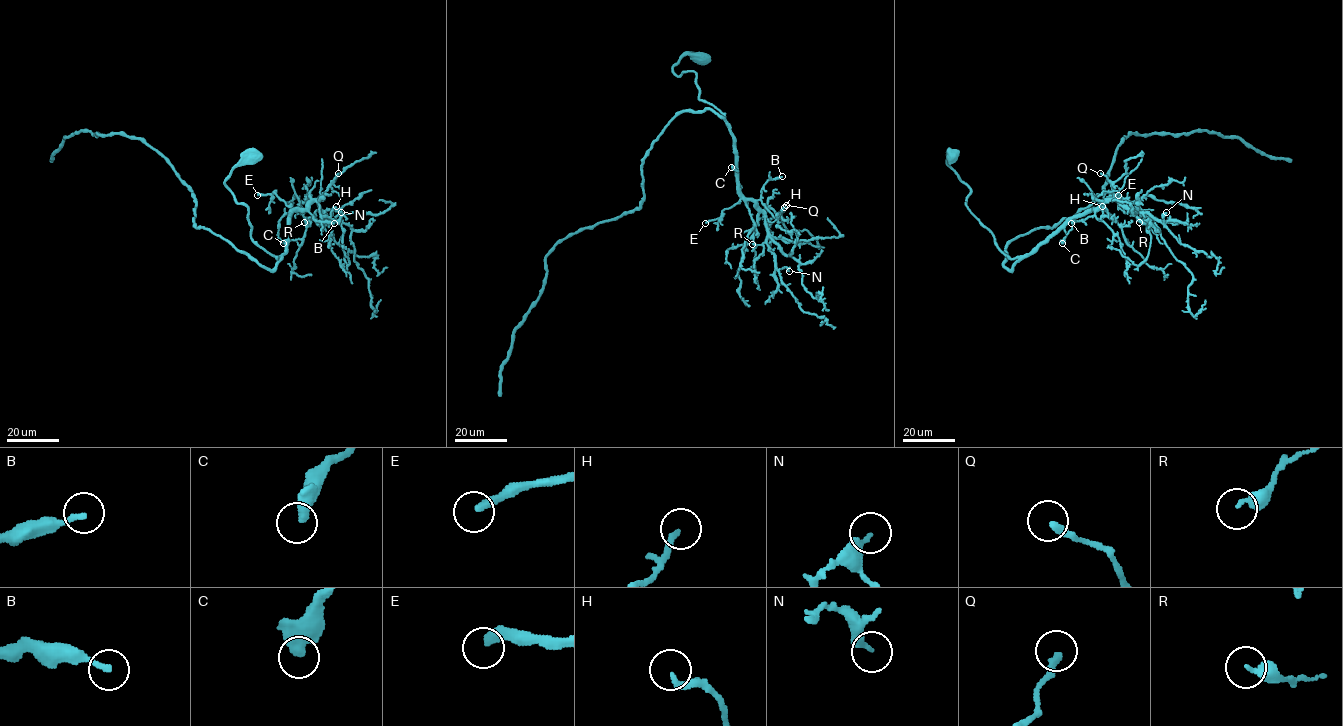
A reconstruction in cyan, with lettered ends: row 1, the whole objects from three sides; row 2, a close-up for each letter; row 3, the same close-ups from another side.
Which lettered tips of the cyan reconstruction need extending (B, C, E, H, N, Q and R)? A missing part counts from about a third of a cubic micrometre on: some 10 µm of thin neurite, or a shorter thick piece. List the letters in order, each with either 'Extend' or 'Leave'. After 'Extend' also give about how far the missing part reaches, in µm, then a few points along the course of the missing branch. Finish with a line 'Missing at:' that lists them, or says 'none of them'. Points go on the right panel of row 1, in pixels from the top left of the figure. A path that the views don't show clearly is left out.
B: Leave
C: Leave
E: Extend. Missing length about 35 µm. Course of what is missing: (1118, 195), (1127, 204), (1095, 231)
H: Leave
N: Leave
Q: Leave
R: Leave
Missing at: E

